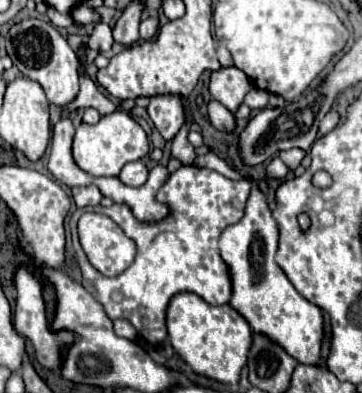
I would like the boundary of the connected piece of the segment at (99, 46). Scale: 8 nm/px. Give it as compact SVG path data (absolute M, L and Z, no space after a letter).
M96 23L94 25L94 31L88 39L88 47L90 49L96 49L96 51L108 51L112 47L114 39L112 39L112 31L110 31L110 25L108 23Z

